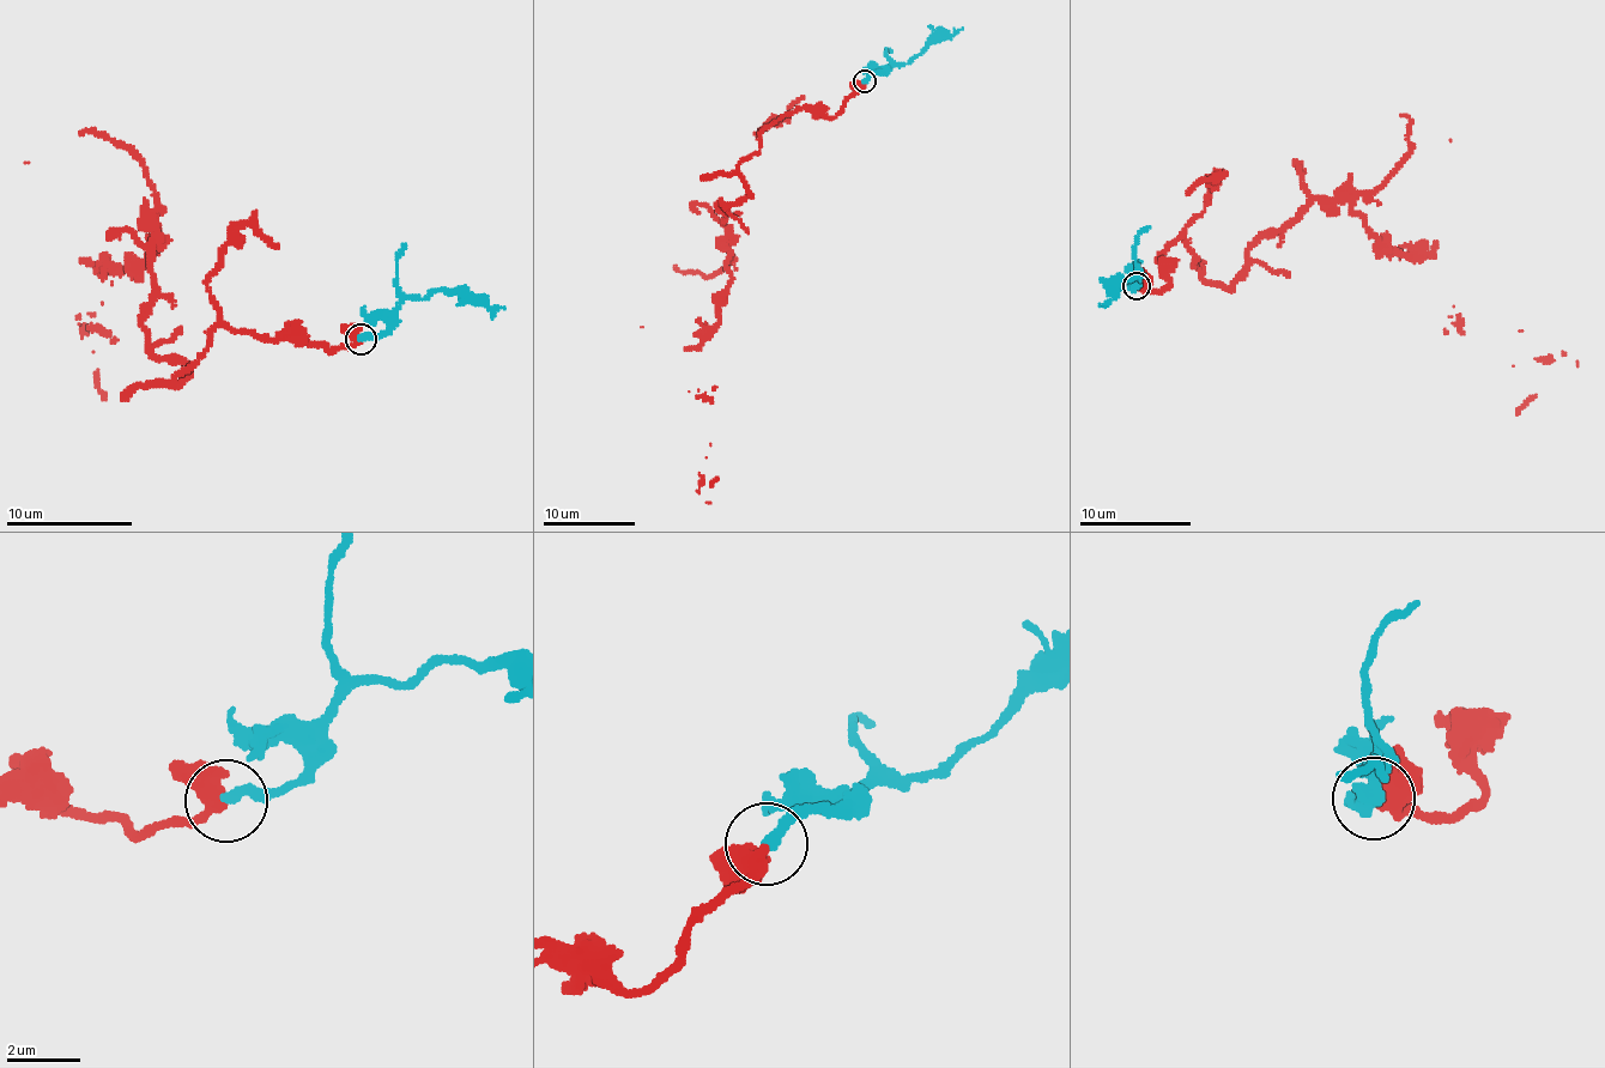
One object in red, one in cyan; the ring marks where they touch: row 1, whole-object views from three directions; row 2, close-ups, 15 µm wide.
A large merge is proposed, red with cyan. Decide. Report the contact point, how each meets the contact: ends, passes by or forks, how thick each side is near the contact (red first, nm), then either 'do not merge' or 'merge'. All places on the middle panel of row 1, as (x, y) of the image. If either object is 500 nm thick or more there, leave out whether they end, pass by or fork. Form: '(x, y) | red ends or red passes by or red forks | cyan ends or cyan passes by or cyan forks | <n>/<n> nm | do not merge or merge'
(864, 80) | red passes by | cyan ends | 380/280 nm | merge

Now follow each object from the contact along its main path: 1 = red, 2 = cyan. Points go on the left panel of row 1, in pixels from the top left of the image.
1: (362, 340), (218, 326), (175, 382), (151, 228), (79, 323), (106, 399)
2: (362, 340), (391, 326), (391, 317), (406, 298), (458, 291), (491, 307), (504, 308)

